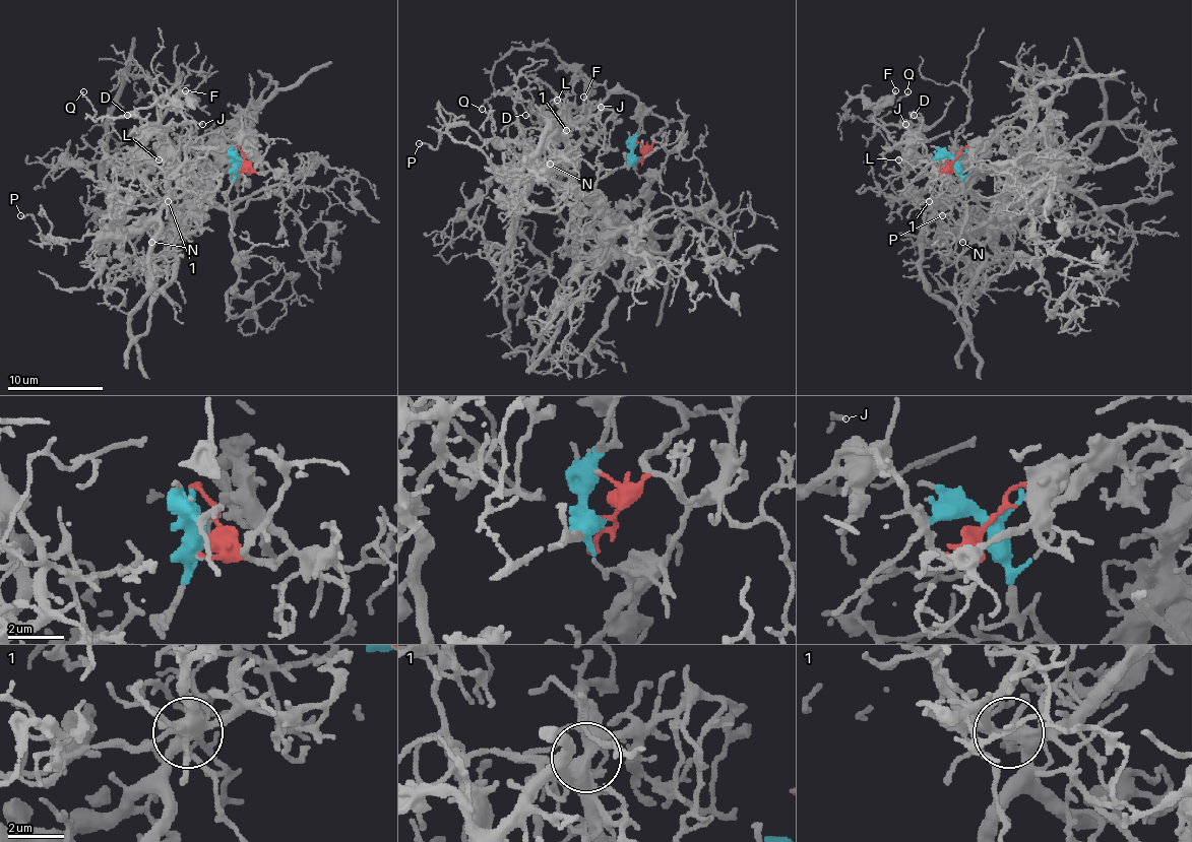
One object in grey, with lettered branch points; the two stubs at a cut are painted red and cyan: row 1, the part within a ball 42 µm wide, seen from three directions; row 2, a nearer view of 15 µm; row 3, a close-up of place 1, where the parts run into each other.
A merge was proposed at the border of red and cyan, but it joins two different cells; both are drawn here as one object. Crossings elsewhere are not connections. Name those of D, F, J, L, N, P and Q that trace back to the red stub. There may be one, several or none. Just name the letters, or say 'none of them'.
D, F, J, L, N, P, Q

